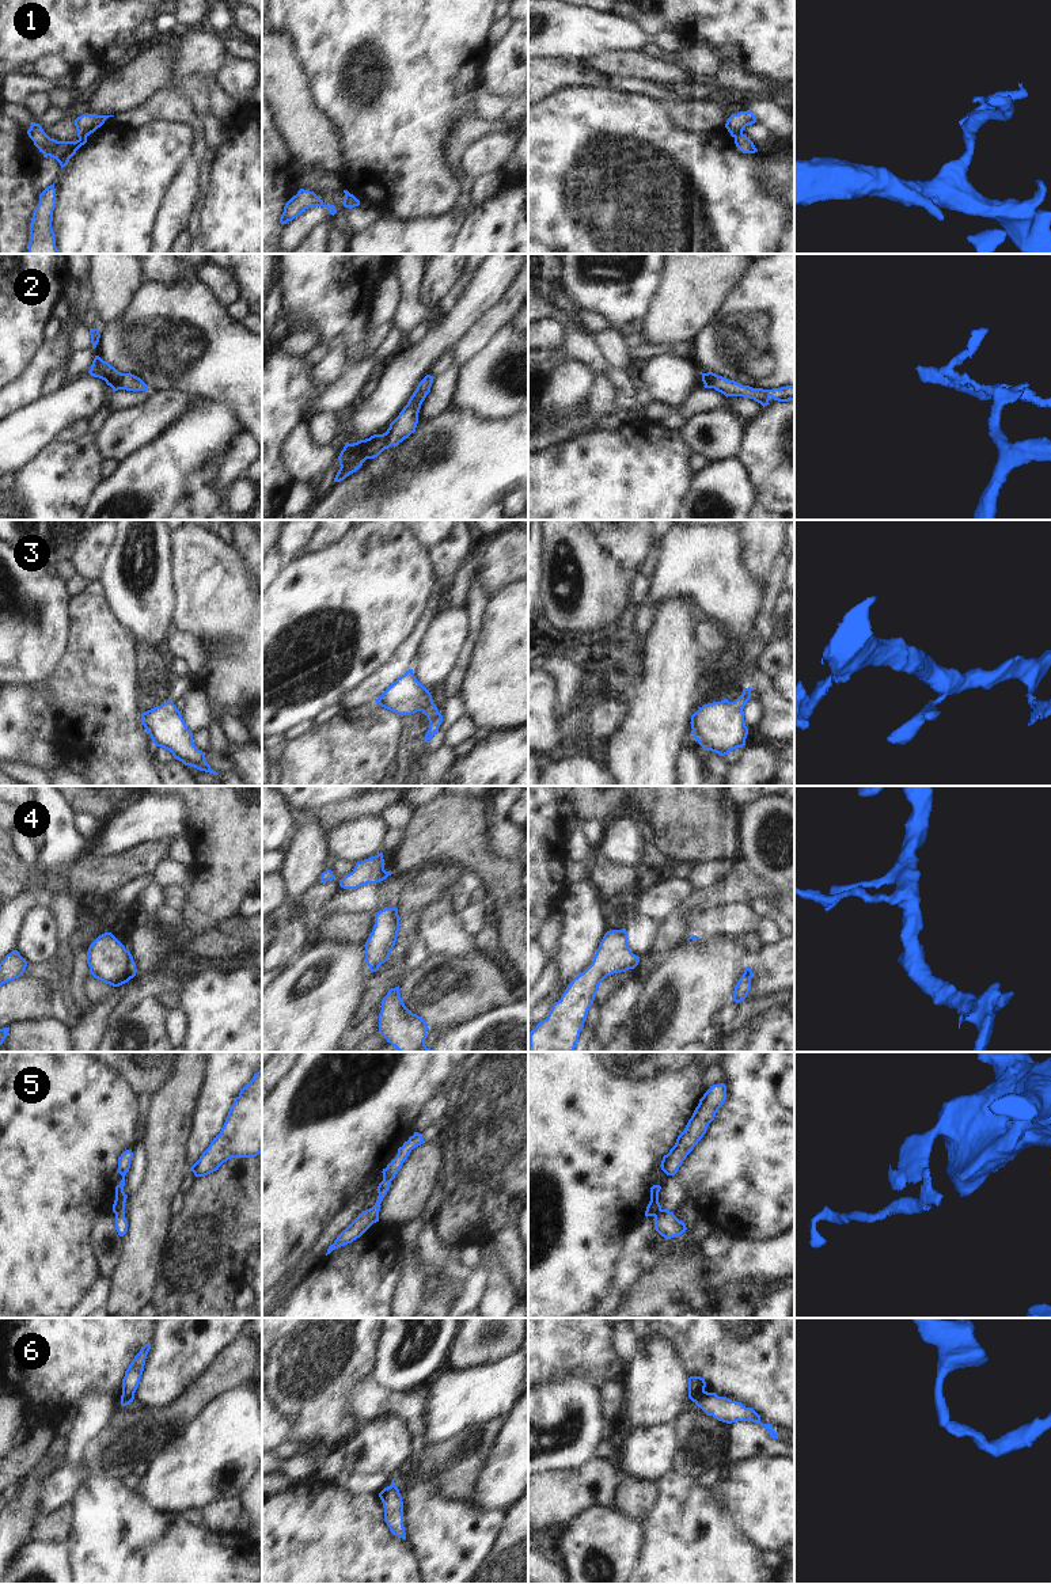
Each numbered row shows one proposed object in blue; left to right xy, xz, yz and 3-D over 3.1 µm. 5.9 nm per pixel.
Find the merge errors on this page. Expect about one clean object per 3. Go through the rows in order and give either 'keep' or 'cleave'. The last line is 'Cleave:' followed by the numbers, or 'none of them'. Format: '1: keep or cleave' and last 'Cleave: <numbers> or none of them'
1: cleave
2: keep
3: keep
4: keep
5: cleave
6: cleave
Cleave: 1, 5, 6

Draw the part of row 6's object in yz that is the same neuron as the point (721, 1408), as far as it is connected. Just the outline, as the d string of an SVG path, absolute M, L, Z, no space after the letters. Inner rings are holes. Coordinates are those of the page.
M705 1391L695 1402L707 1416L713 1416L718 1421L732 1424L736 1421L760 1422L760 1416L752 1409L745 1408L741 1402L732 1401L726 1397L718 1397L716 1393ZM762 1424L773 1439L778 1439L778 1432L771 1424Z

